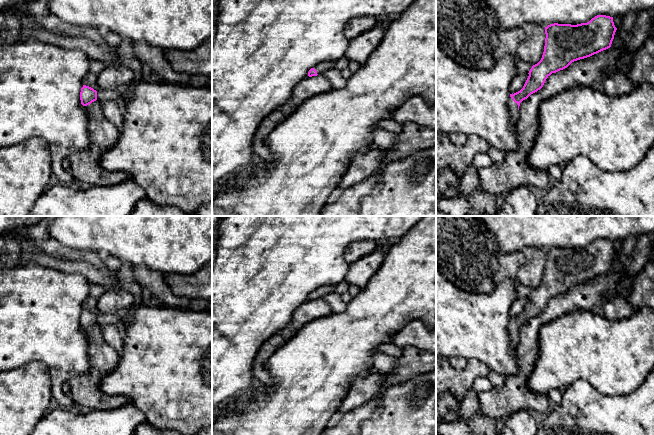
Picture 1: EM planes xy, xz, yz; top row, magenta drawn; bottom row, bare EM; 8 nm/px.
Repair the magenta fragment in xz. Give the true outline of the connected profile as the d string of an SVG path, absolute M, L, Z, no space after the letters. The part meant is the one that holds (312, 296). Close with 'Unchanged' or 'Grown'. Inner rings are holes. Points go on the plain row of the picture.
M321 286L311 292L308 296L308 300L323 299L326 295L333 293L333 286Z. Grown

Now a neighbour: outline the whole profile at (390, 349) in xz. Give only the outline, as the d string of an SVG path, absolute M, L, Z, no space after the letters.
M385 343L379 346L379 352L397 358L401 356L402 349L393 343Z

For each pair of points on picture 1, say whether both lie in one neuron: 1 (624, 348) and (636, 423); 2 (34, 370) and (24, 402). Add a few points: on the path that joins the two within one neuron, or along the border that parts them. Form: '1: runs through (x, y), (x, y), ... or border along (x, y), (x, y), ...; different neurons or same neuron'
1: border along (643, 381), (635, 389), (624, 395), (608, 395); different neurons
2: runs through (34, 378), (24, 394); same neuron

